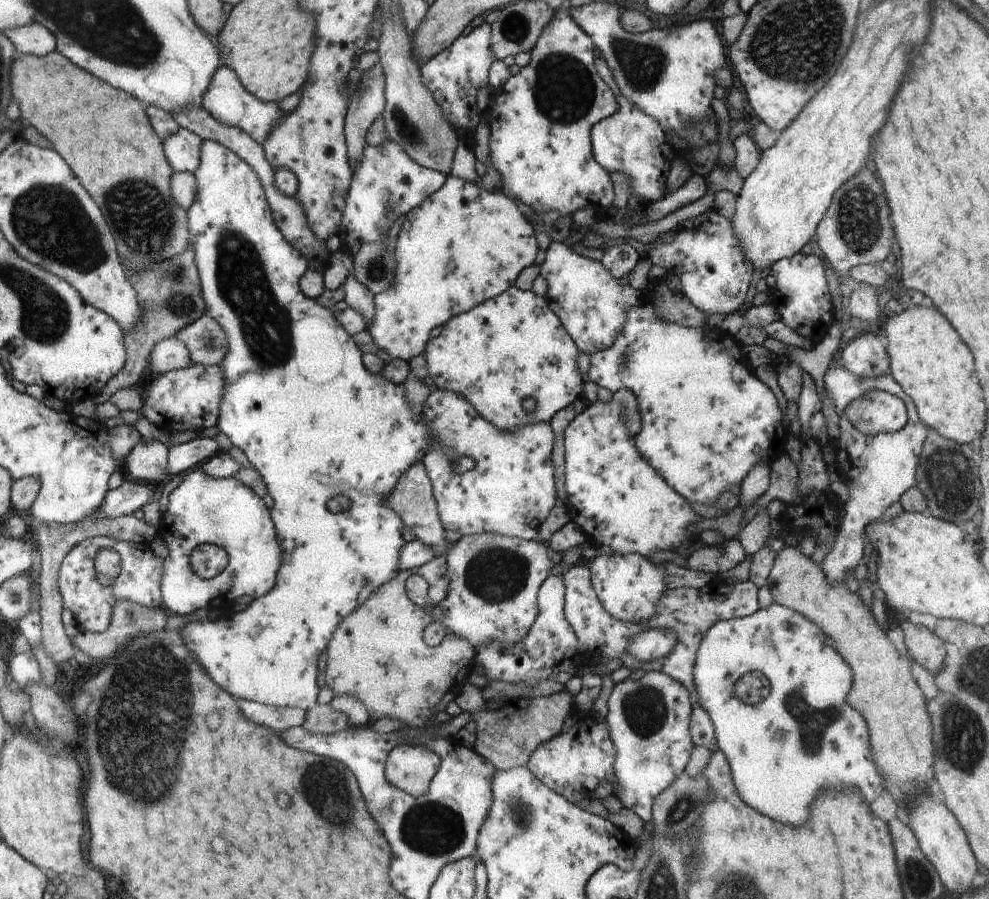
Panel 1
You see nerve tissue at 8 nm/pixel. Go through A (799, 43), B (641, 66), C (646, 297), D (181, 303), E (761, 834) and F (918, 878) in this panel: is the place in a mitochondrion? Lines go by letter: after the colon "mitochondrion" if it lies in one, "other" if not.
A: mitochondrion
B: mitochondrion
C: other
D: mitochondrion
E: other
F: mitochondrion

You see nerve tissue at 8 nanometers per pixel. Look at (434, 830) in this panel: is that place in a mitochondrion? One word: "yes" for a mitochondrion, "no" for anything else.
yes

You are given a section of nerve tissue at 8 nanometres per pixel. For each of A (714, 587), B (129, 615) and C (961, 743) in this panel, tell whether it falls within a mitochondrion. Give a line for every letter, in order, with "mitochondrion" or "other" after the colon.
A: other
B: mitochondrion
C: mitochondrion

